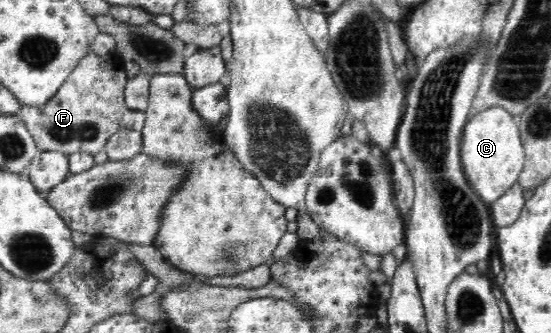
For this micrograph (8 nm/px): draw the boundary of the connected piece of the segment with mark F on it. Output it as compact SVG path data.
M112 50L99 55L89 52L67 76L65 83L49 103L41 108L22 105L21 118L34 137L40 152L59 151L63 154L104 151L107 140L121 127L120 121L128 110L124 101L127 72L124 59Z

